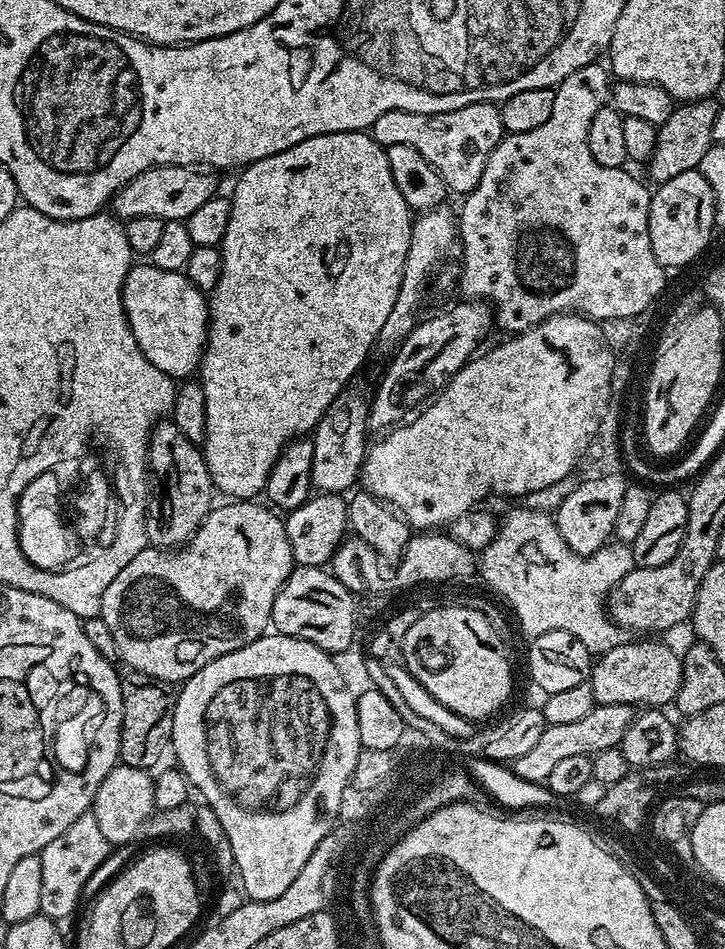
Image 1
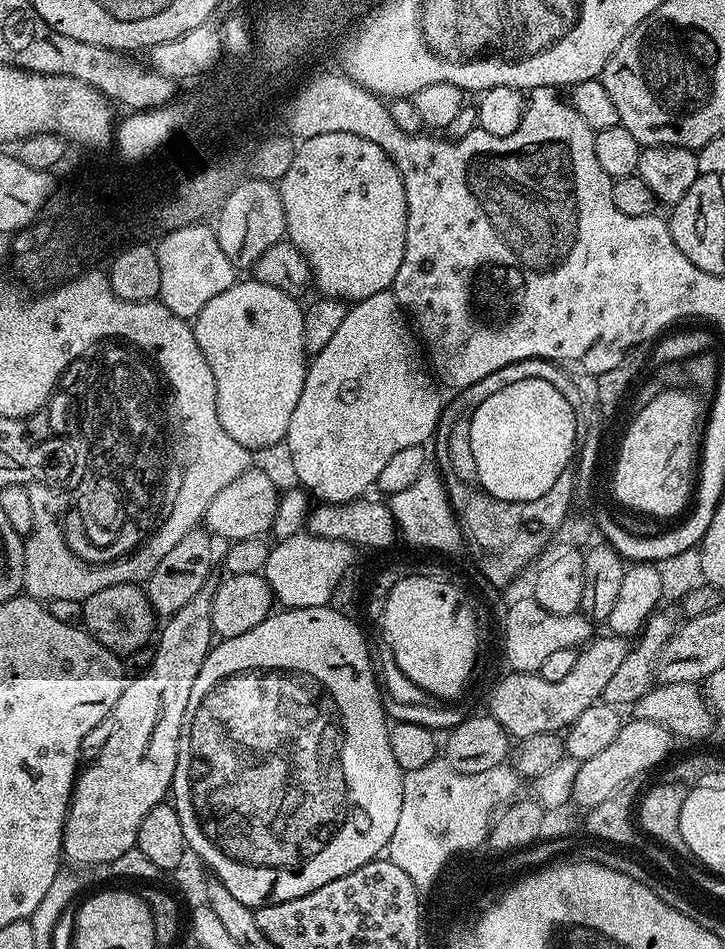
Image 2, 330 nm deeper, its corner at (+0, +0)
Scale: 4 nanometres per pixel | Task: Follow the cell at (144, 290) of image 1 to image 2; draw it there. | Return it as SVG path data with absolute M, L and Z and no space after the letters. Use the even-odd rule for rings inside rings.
M249 278L232 284L222 294L210 298L206 306L191 321L192 333L198 342L198 350L206 358L214 374L216 387L216 413L218 422L234 442L243 448L272 448L288 434L290 414L302 394L306 371L304 351L305 309L295 300L295 295L285 289L266 286L262 281Z

